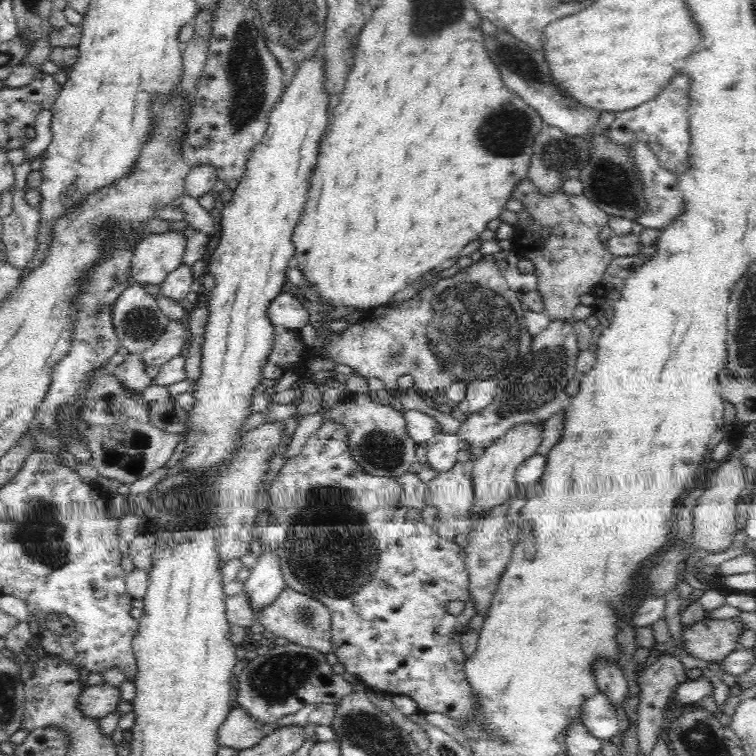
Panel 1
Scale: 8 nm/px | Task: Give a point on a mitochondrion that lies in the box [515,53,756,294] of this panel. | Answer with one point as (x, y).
(611, 183)

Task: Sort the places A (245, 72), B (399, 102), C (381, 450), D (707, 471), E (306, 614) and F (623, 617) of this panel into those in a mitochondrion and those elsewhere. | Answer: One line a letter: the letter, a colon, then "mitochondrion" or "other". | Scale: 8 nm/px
A: mitochondrion
B: other
C: mitochondrion
D: other
E: mitochondrion
F: other

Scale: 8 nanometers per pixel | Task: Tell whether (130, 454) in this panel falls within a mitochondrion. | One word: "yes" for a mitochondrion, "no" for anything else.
yes

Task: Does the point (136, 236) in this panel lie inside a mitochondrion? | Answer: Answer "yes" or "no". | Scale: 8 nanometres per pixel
no

